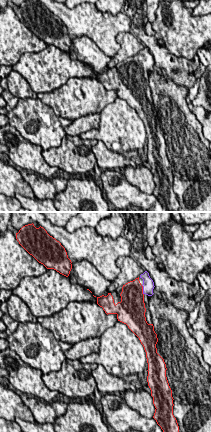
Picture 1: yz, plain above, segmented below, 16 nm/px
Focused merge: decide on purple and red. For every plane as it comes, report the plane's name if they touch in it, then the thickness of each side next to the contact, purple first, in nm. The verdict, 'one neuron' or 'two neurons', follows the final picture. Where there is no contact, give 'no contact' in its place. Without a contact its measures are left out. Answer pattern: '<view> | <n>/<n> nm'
yz | 190/380 nm

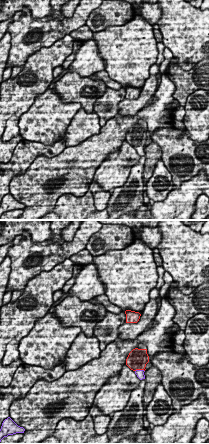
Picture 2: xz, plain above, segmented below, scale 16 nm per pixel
xz | 130/320 nm

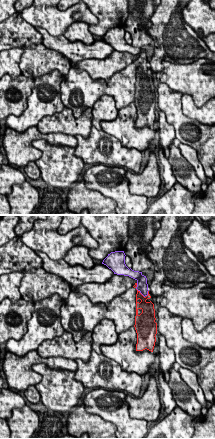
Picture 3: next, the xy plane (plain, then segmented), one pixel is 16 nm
xy | 190/120 nm

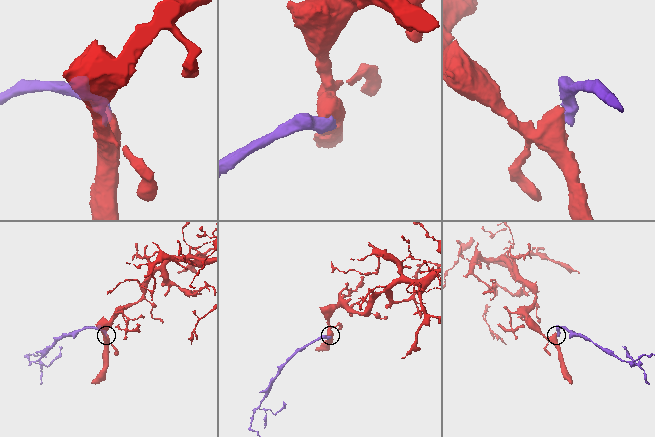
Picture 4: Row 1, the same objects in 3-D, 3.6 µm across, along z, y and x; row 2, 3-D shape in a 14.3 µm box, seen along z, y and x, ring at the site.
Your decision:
one neuron

